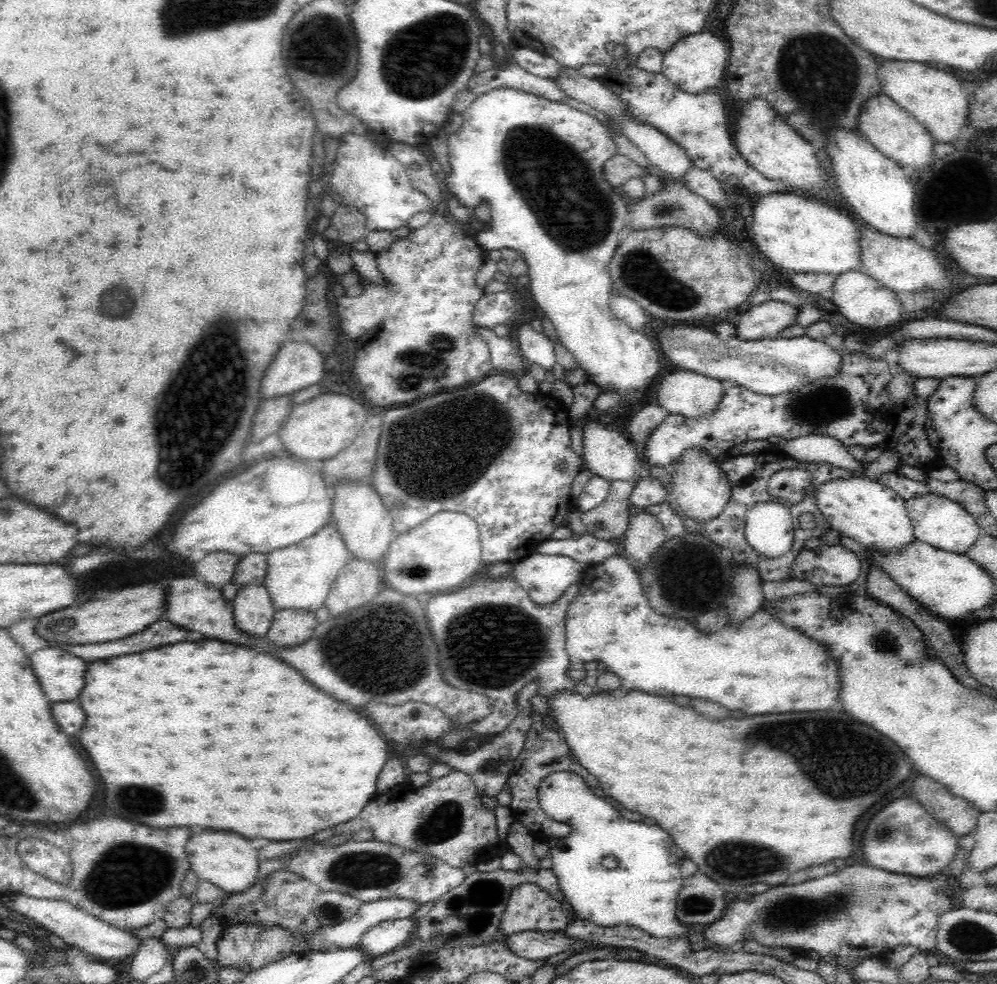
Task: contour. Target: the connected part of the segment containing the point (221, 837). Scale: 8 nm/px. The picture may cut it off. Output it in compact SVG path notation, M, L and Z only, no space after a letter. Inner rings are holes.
M206 830L202 834L194 834L190 842L185 844L185 853L190 862L191 871L199 879L204 879L228 894L243 893L256 884L258 880L259 864L261 860L258 850L252 848L250 840L240 834L228 832L214 832Z

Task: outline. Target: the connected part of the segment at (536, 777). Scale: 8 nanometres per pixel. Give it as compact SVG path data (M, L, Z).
M536 710L530 712L532 725L523 744L523 748L516 760L515 768L512 774L506 778L504 788L510 793L511 800L508 805L513 817L516 821L520 821L527 826L536 836L545 837L558 836L565 837L572 832L572 827L565 822L552 819L541 807L538 798L538 785L553 772L570 771L580 775L586 781L588 786L597 786L598 779L594 775L588 773L580 764L576 763L574 755L570 753L568 745L564 742L564 737L553 728L544 725L544 715Z

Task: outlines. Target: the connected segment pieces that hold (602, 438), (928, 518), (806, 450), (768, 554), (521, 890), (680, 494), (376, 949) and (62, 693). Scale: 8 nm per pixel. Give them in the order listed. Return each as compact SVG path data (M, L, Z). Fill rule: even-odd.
M588 420L588 424L584 426L583 439L579 442L584 445L584 458L592 475L601 476L609 481L632 481L634 484L651 477L650 468L646 463L642 463L642 458L637 455L637 447L612 424Z
M928 493L908 499L905 501L905 507L912 519L917 540L928 543L936 549L965 554L981 535L981 528L976 519L960 503L952 499Z
M806 434L798 438L782 439L773 449L800 462L828 464L863 472L861 461L854 459L848 447L829 434Z
M772 501L757 502L745 512L744 539L764 562L790 550L795 525L790 508Z
M537 883L514 884L508 896L508 904L499 924L500 933L508 935L524 931L554 932L564 930L574 918L562 910L562 903L556 901L546 889Z
M688 449L681 456L681 459L669 469L673 474L673 493L675 502L680 505L684 516L688 516L696 523L715 520L723 513L724 507L730 504L731 488L726 473L720 469L715 457L704 453L702 449Z
M412 918L380 922L362 935L359 947L370 958L381 957L406 946L413 938L415 924Z
M52 646L30 654L30 665L51 703L68 702L80 694L86 662L78 656Z

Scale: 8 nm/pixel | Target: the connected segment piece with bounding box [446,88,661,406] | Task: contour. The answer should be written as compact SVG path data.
M515 88L489 90L476 97L476 100L471 102L468 109L461 115L464 118L462 128L458 132L452 133L448 138L449 161L452 172L446 178L446 184L448 185L447 190L464 206L473 210L480 204L486 204L490 210L489 229L473 235L474 241L484 250L484 253L491 250L500 251L501 249L511 249L520 253L529 266L527 274L530 277L530 292L534 294L538 306L544 310L546 317L552 322L559 336L559 342L572 352L578 361L578 366L587 372L590 382L597 384L601 392L618 392L620 396L624 396L626 402L622 401L620 403L622 406L642 400L644 391L648 390L648 384L660 372L661 366L658 358L660 358L661 349L651 332L635 331L618 320L609 307L609 298L614 293L609 266L620 242L619 239L628 230L629 206L633 202L604 179L603 166L605 162L612 158L612 155L617 154L616 144L610 138L610 134L594 116L586 114L586 112L580 112L580 110L576 110L566 103L556 103L556 101L550 101L547 98L538 97Z

